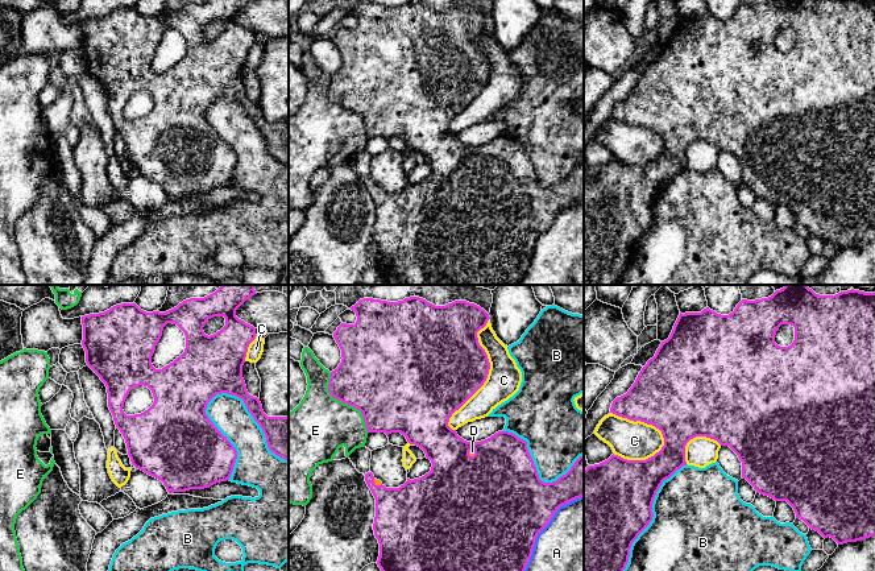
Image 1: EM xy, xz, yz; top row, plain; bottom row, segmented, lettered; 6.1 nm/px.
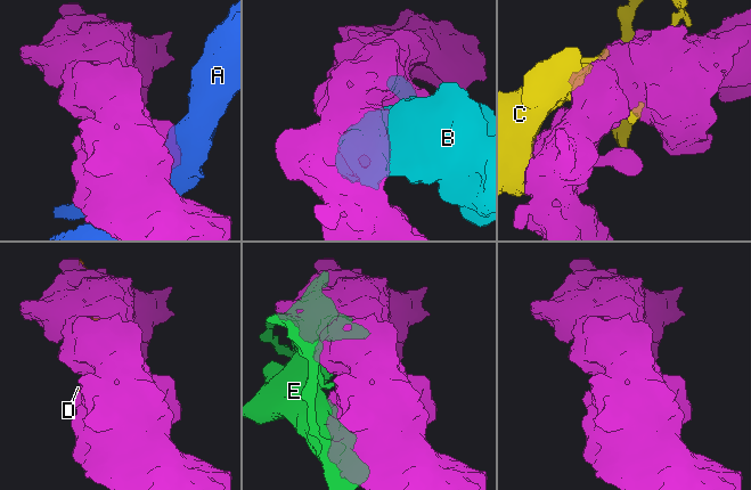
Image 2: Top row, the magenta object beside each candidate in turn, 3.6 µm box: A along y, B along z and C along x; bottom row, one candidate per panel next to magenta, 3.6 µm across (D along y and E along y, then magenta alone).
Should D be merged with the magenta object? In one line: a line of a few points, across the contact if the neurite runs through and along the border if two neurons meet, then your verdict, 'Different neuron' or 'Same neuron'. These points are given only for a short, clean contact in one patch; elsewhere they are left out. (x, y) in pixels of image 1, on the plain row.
Same neuron

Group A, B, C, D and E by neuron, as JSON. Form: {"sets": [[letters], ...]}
{"sets": [["A"], ["B"], ["C"], ["D"], ["E"]]}

